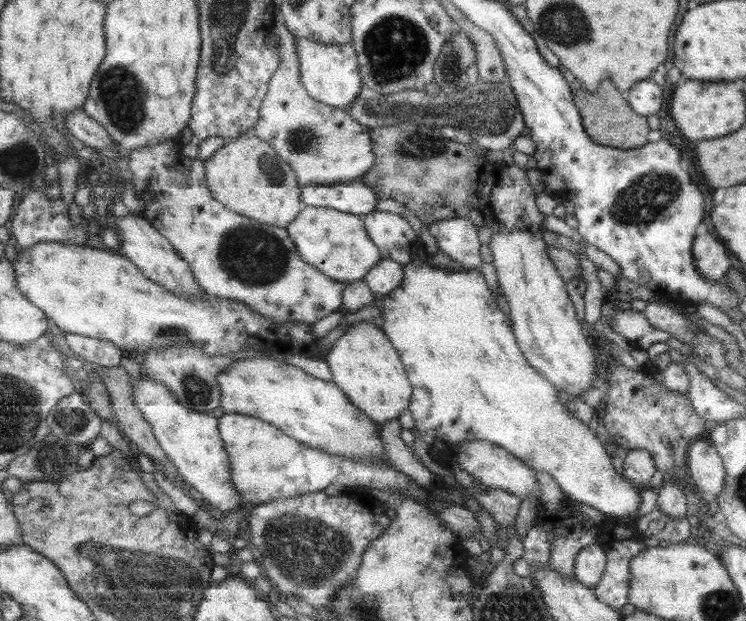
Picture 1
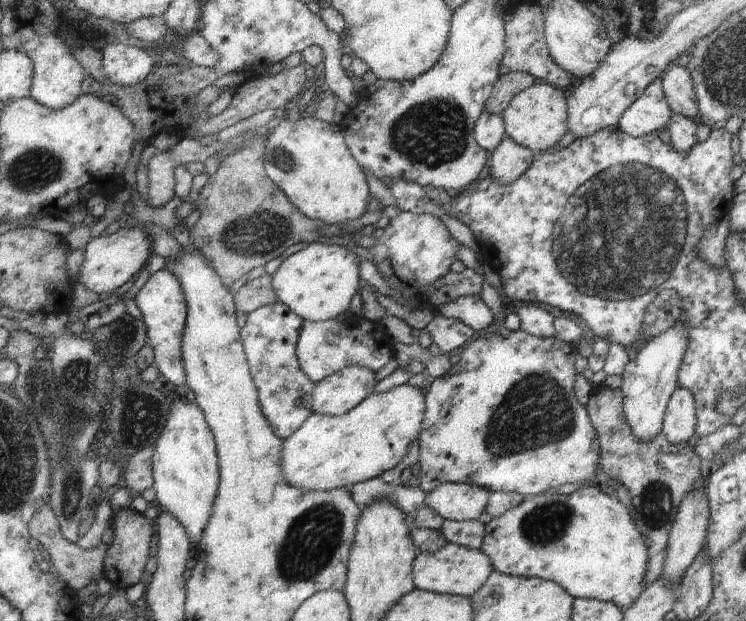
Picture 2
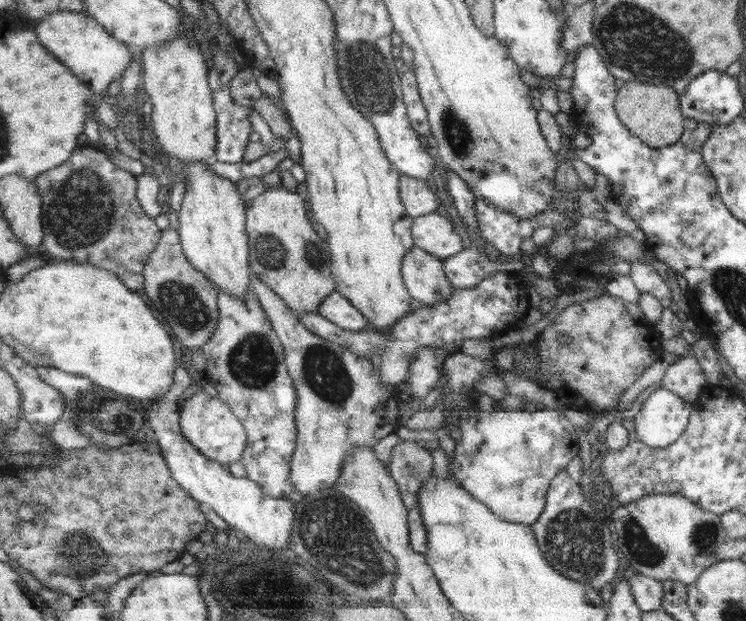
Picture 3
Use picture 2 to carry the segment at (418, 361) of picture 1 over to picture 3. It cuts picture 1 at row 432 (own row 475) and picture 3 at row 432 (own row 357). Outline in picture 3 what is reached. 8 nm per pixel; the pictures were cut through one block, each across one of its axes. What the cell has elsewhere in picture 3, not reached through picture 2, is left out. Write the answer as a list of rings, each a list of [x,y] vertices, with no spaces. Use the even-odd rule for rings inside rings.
[[[471,400],[468,406],[463,408],[463,413],[460,415],[459,419],[459,426],[462,436],[461,440],[456,442],[456,461],[450,464],[450,472],[454,480],[458,482],[462,488],[466,489],[472,497],[476,497],[476,500],[483,501],[491,512],[494,513],[495,516],[498,516],[501,520],[532,526],[543,514],[551,481],[558,475],[558,471],[565,470],[566,466],[570,463],[570,460],[579,454],[576,426],[572,425],[572,423],[570,423],[566,416],[564,416],[564,414],[560,411],[546,409],[541,406],[538,410],[533,412],[526,410],[507,411],[502,408],[500,402],[495,401],[494,403],[496,407],[493,412],[484,412],[479,410],[476,403]]]

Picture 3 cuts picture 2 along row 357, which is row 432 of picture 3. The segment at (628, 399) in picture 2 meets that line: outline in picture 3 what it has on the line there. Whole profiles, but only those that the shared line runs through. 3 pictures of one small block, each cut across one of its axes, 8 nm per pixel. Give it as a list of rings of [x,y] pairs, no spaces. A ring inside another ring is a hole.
[[[660,387],[642,404],[636,416],[630,420],[620,419],[619,422],[625,421],[625,424],[629,426],[630,436],[640,439],[642,443],[651,448],[667,448],[686,430],[693,407],[694,403],[684,401],[676,393]]]

